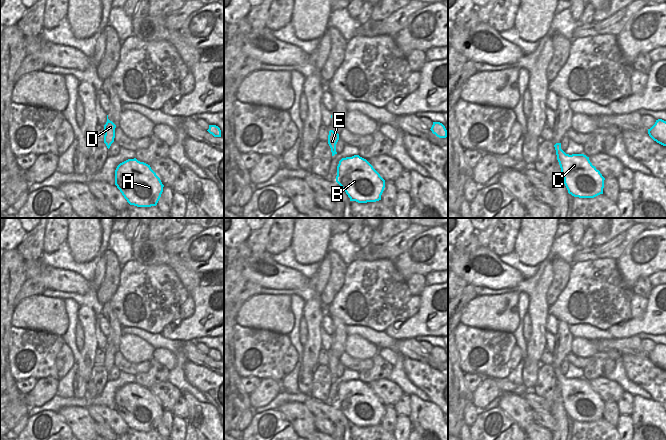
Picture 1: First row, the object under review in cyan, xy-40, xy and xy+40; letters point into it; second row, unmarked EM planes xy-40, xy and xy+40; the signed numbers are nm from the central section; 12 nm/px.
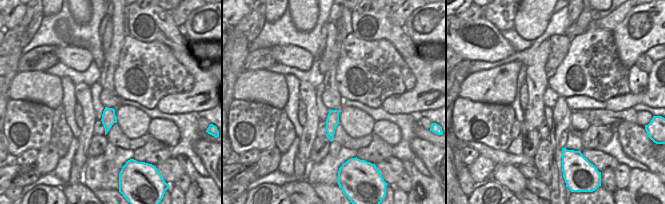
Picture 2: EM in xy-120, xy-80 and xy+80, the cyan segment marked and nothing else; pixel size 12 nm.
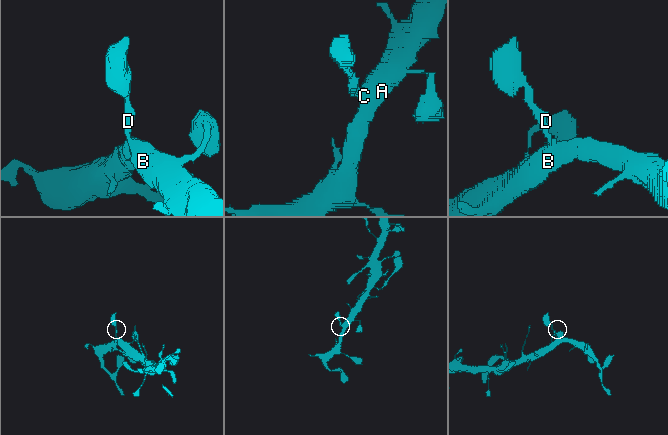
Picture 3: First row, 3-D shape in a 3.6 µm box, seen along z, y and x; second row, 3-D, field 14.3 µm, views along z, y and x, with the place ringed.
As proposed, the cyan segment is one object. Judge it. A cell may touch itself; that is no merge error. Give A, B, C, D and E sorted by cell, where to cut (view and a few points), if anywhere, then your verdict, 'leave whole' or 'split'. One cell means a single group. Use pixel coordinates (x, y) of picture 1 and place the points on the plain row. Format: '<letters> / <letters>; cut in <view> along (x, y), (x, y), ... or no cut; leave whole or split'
A B C D E; no cut; leave whole

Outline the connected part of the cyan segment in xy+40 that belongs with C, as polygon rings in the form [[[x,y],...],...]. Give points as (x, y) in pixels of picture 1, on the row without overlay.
[[[561,367],[554,369],[564,408],[568,417],[579,422],[594,422],[603,418],[604,404],[599,394],[584,378],[566,378]]]

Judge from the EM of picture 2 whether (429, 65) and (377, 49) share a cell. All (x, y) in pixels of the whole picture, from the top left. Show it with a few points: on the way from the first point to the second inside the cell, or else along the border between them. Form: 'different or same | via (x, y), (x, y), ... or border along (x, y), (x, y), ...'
different | border along (402, 58), (410, 71)

